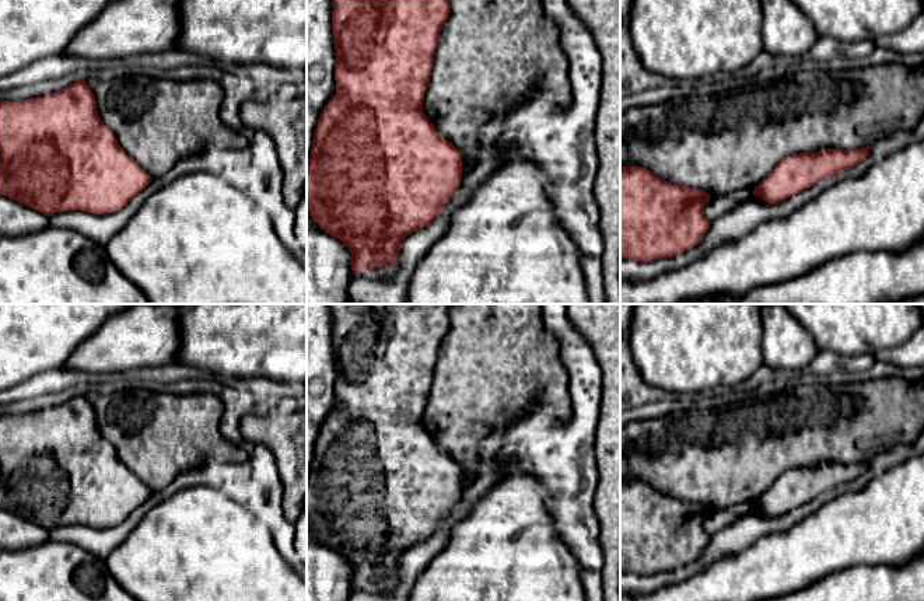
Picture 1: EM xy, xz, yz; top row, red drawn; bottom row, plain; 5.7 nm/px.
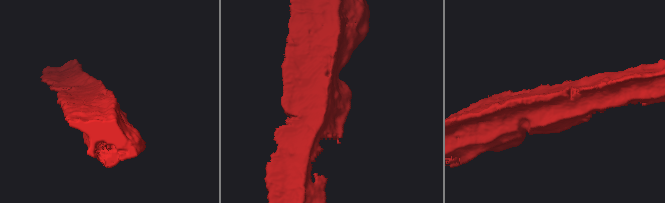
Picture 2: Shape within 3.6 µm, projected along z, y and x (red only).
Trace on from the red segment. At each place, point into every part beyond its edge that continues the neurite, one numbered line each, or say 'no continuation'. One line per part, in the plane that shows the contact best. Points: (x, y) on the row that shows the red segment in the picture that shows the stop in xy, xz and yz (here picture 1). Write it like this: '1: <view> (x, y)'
1: xz (378, 272)

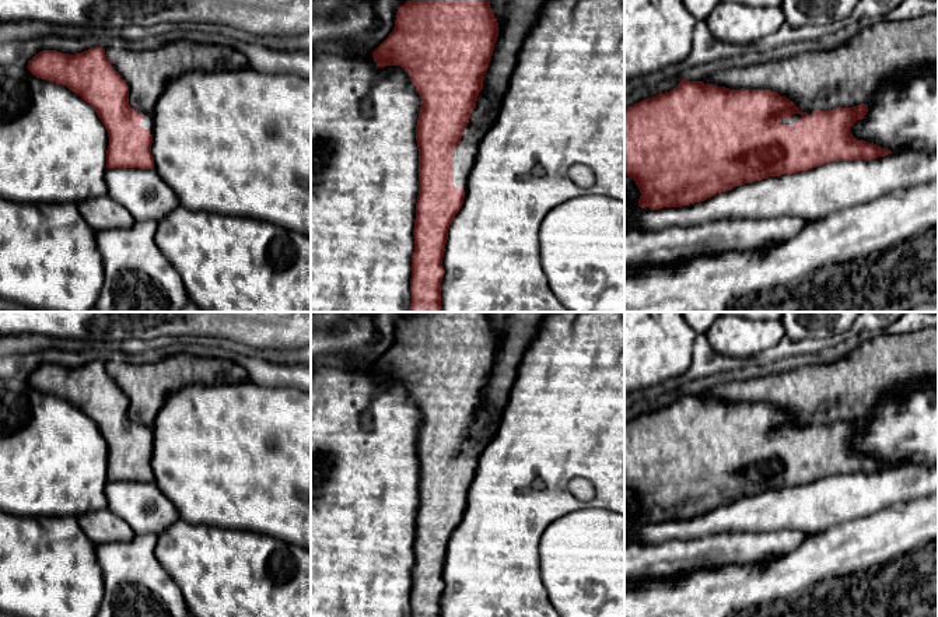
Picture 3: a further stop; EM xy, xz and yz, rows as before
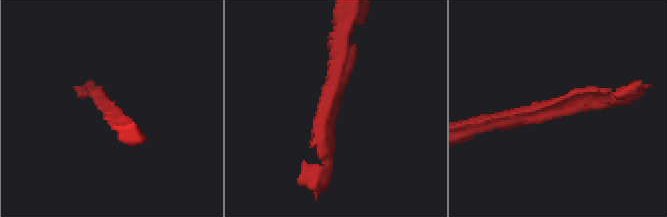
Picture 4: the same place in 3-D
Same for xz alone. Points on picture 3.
1: xz (480, 119)

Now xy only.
1: xy (147, 122)

